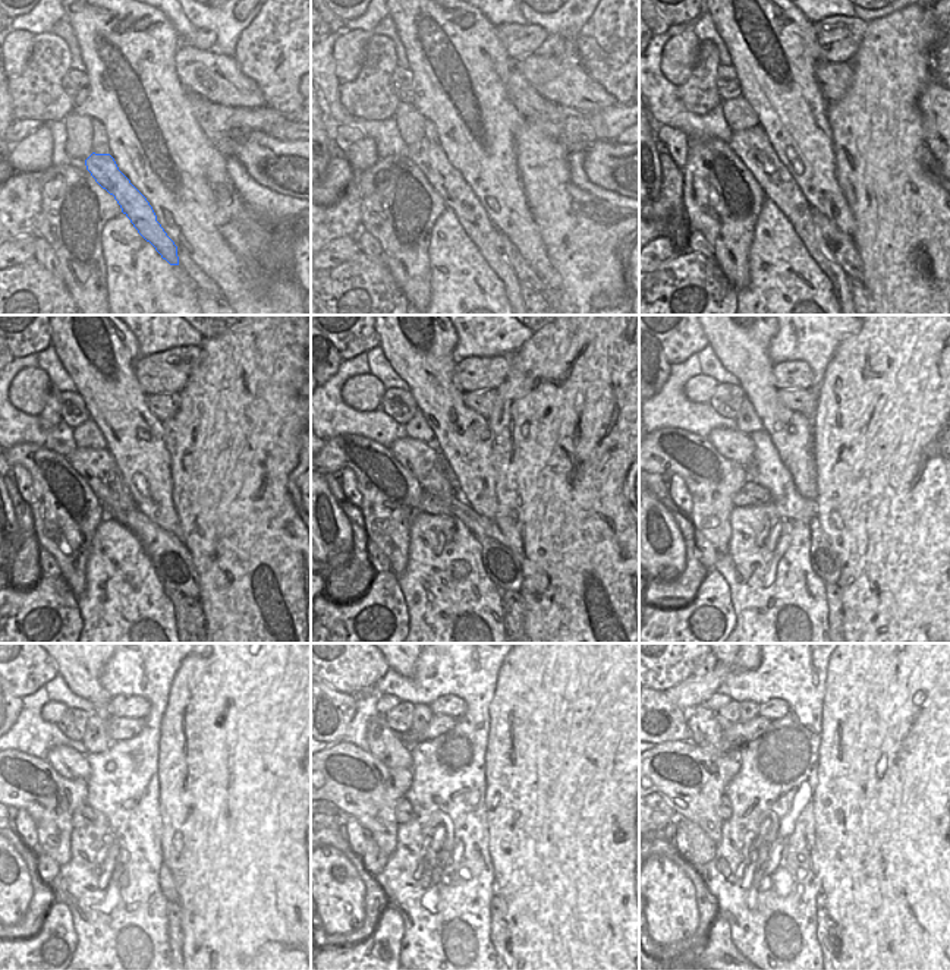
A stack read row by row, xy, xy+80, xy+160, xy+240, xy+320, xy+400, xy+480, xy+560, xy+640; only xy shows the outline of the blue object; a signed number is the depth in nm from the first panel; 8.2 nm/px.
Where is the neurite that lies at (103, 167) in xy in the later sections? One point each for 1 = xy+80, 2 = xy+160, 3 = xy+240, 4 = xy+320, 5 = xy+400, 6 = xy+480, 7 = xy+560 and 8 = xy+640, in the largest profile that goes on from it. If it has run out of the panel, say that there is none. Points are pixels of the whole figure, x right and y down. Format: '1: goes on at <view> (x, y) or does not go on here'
1: goes on at xy+80 (430, 157)
2: goes on at xy+160 (752, 147)
3: goes on at xy+240 (97, 466)
4: goes on at xy+320 (424, 460)
5: goes on at xy+400 (732, 444)
6: goes on at xy+480 (71, 764)
7: goes on at xy+560 (389, 746)
8: goes on at xy+640 (705, 733)

